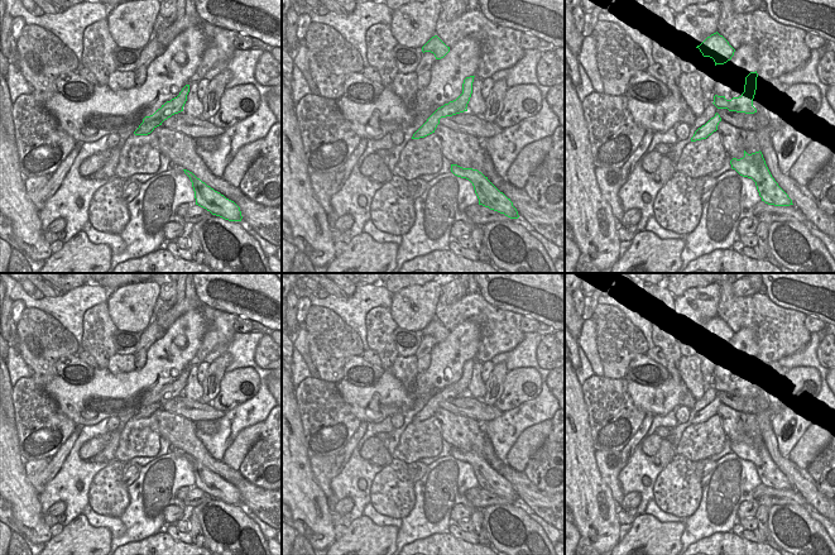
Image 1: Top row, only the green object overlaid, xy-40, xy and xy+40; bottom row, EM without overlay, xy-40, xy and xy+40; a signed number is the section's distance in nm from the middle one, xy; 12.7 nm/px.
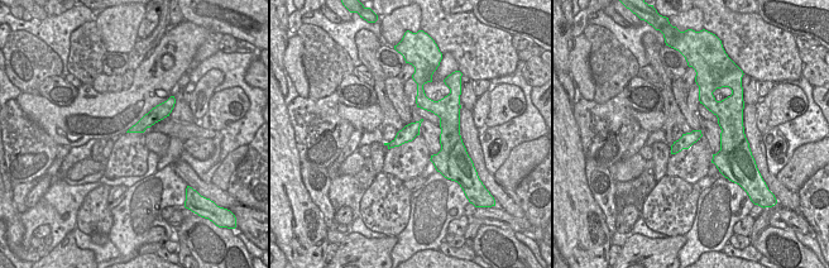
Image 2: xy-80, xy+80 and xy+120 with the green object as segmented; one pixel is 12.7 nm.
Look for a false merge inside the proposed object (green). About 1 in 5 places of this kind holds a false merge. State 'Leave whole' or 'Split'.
Split.

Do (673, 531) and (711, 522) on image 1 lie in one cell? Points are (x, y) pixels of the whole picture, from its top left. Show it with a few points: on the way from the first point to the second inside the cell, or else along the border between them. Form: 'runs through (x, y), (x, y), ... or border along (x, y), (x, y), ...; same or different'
border along (685, 522), (680, 541); different

